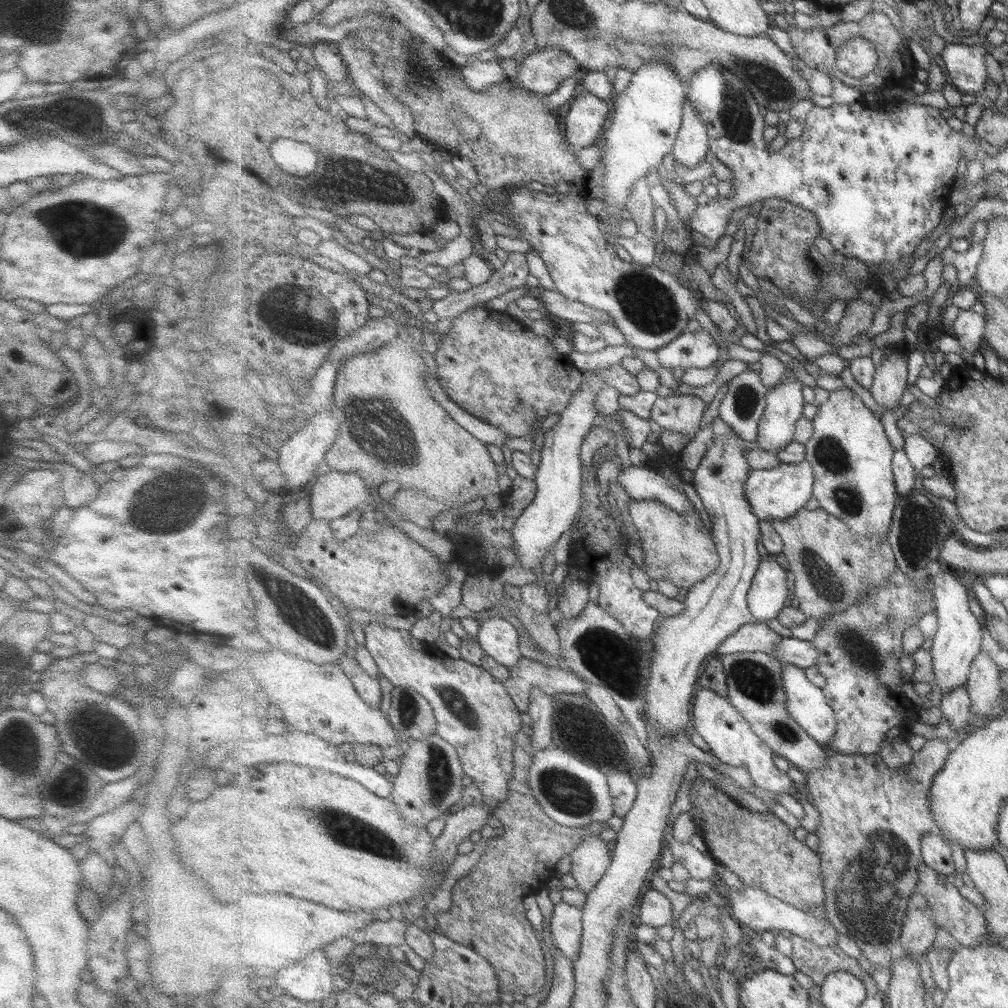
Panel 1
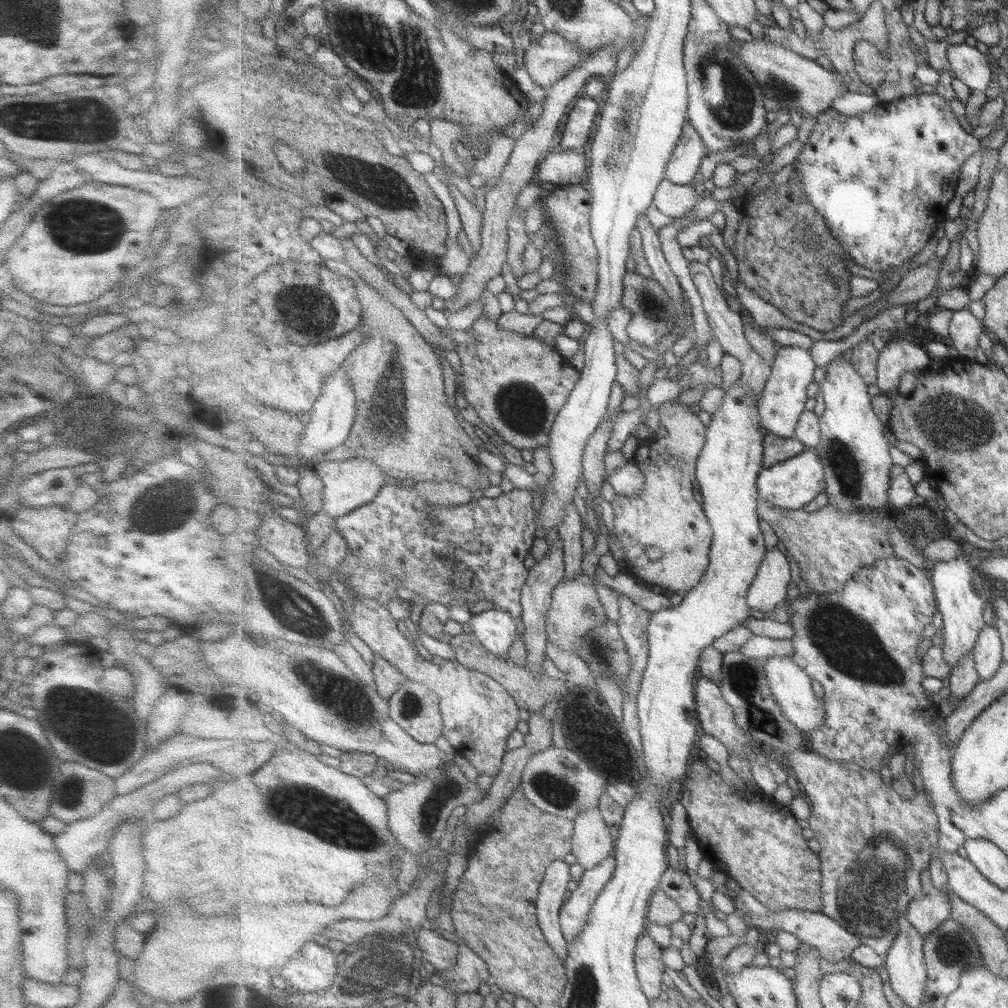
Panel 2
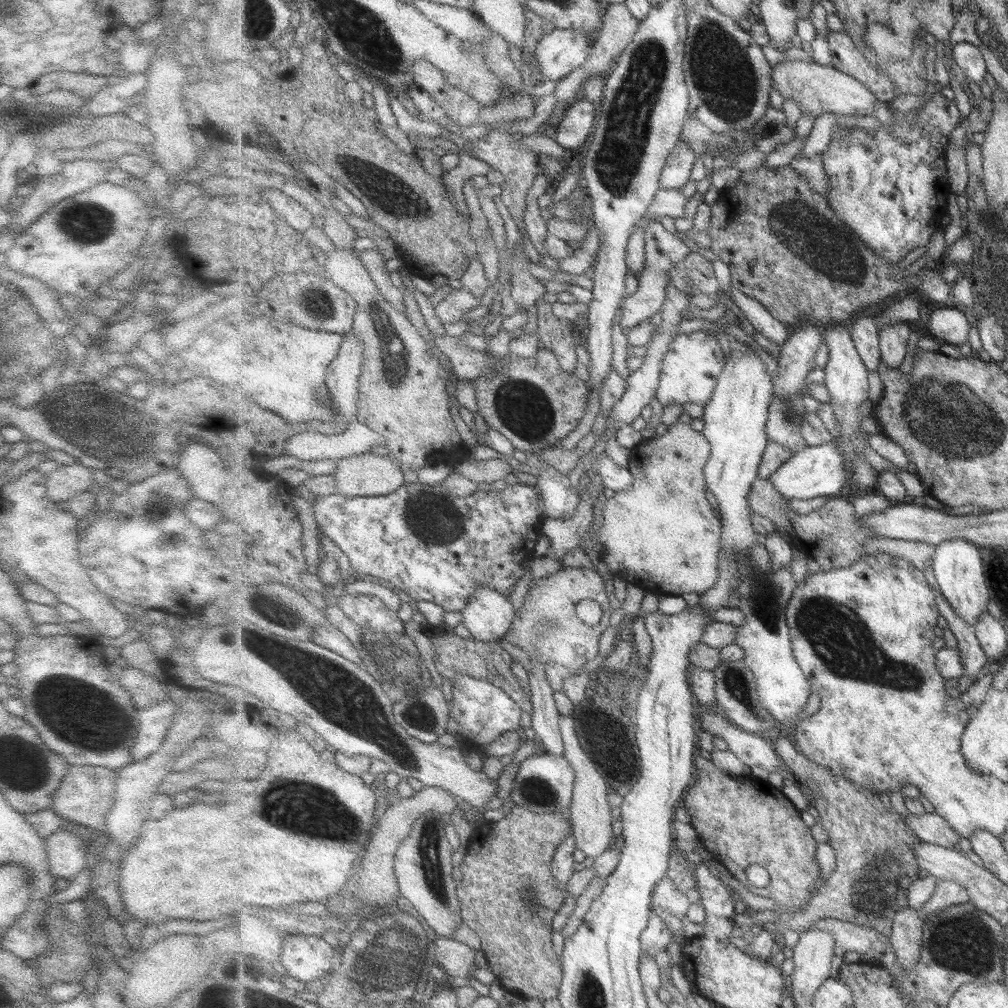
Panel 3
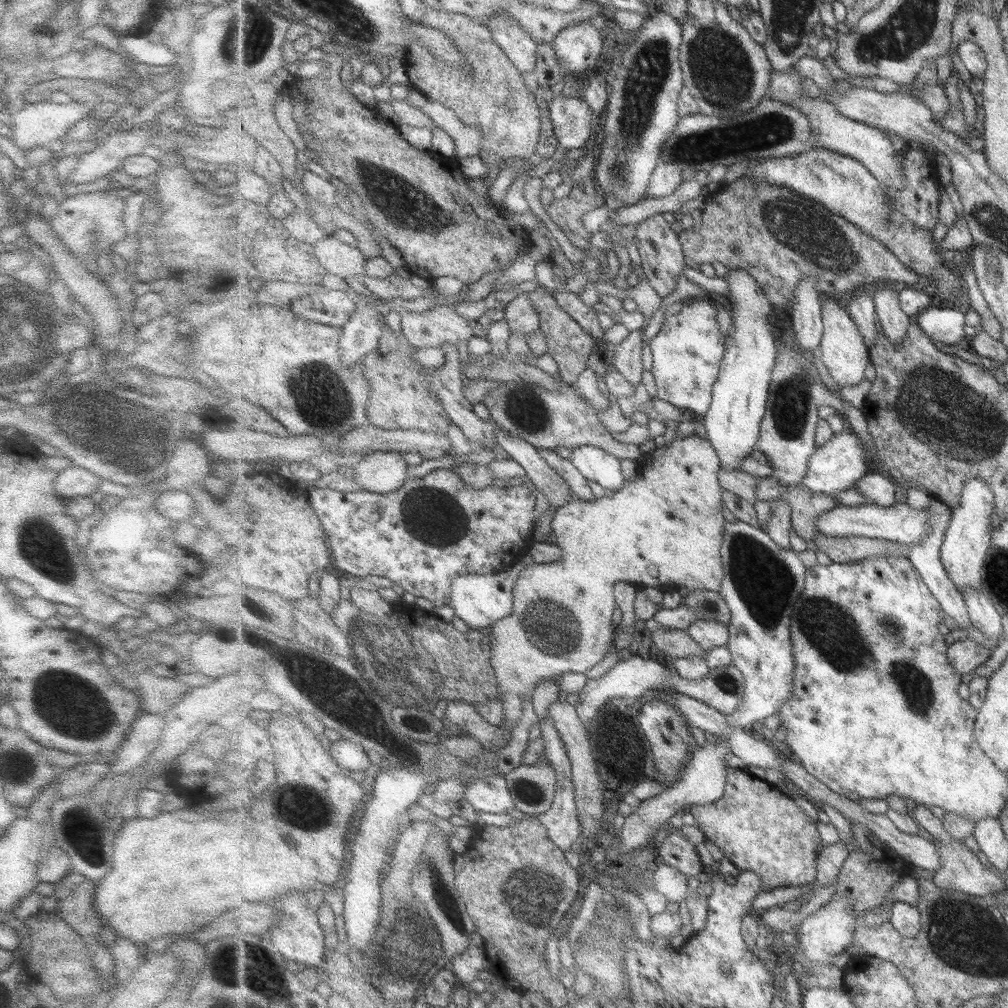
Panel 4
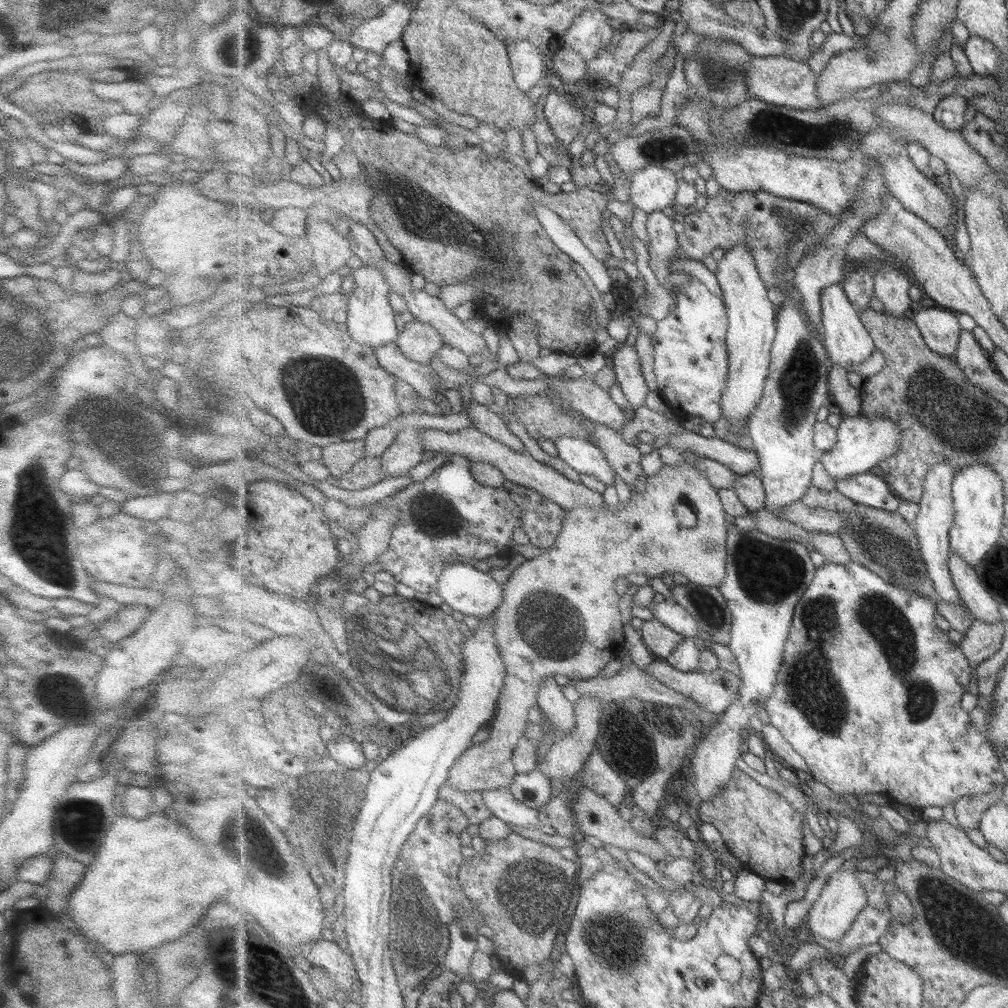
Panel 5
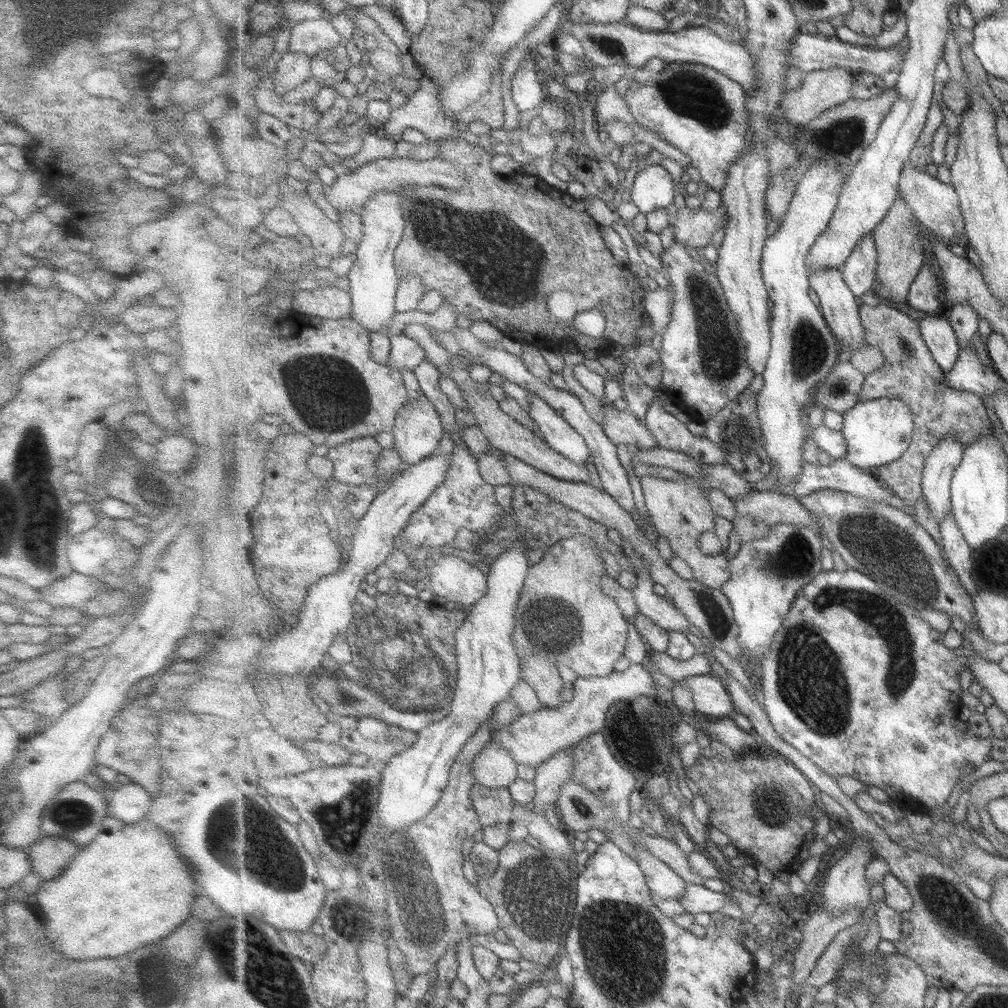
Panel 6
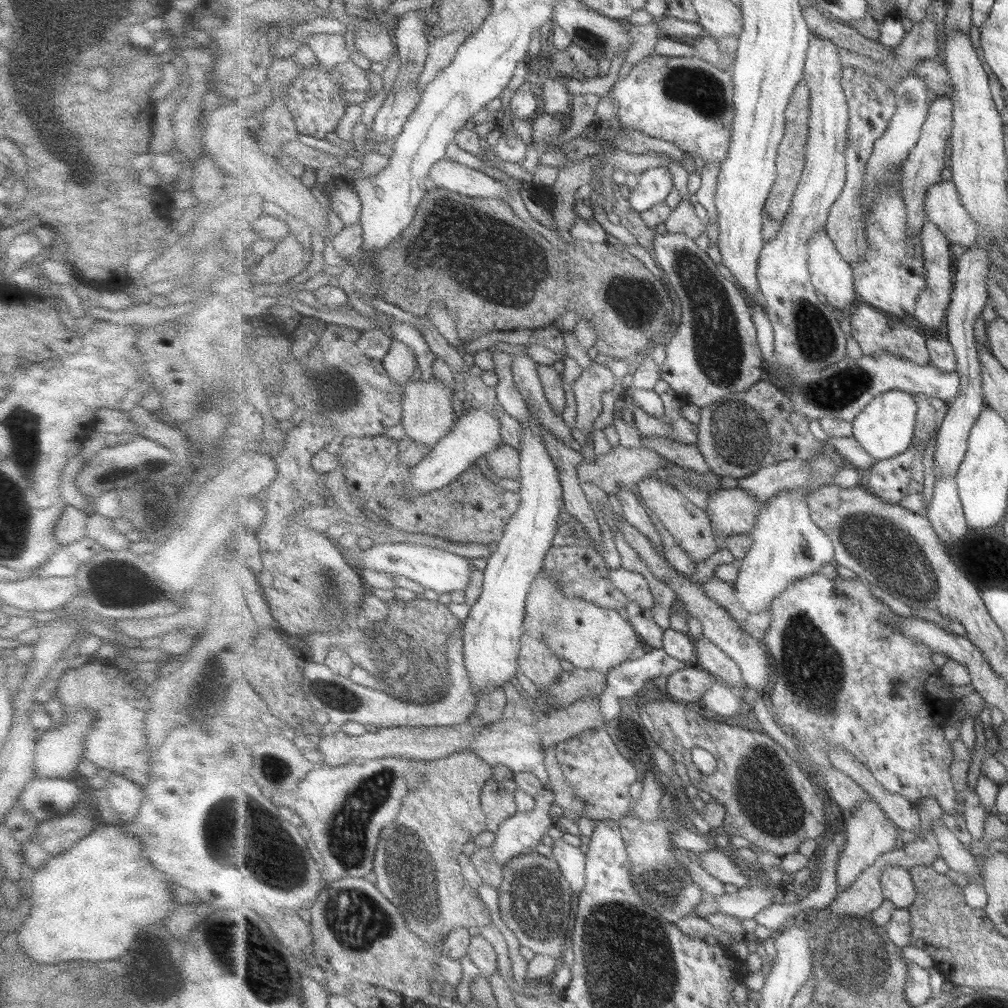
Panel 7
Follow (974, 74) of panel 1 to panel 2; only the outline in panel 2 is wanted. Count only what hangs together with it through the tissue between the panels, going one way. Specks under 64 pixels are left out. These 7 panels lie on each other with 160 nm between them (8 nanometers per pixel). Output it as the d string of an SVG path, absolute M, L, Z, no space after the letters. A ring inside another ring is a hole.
M963 42L950 45L947 48L947 58L955 73L955 78L970 89L987 92L987 88L991 84L993 70L987 62L986 54Z

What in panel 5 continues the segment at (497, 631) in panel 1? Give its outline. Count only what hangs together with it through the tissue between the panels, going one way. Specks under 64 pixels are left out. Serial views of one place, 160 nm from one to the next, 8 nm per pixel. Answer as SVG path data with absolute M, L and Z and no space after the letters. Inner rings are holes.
M455 563L444 568L437 593L451 609L481 618L493 614L503 603L504 585L492 578L483 566Z

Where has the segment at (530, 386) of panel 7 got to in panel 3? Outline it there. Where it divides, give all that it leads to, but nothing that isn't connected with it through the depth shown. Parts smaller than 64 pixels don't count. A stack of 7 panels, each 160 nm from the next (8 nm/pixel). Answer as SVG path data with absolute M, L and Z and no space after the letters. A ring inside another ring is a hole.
M586 454L582 456L582 463L585 472L589 470L596 472L601 477L603 486L615 493L620 494L633 484L635 474L631 469L615 464L609 456L601 455L594 459Z

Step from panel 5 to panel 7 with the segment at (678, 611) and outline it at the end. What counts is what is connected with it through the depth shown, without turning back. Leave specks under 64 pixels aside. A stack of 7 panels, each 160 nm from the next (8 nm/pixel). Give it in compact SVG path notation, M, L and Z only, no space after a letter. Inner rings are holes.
M618 567L609 570L608 576L617 588L627 595L629 601L639 603L643 608L652 610L655 600L643 574Z

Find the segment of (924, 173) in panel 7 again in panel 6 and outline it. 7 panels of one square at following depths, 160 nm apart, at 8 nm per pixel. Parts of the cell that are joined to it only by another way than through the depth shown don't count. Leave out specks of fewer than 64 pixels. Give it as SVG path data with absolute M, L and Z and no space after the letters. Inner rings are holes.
M901 194L891 210L888 216L885 216L884 223L879 224L872 232L876 241L879 262L876 279L879 280L879 297L887 302L891 301L905 306L911 286L924 268L925 244L923 244L921 224L917 217L913 216L913 209L901 197Z

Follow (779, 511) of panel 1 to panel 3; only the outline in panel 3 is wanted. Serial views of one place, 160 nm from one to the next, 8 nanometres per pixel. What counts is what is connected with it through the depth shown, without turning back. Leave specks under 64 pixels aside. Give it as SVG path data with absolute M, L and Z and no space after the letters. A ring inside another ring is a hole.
M829 441L801 448L770 477L770 481L786 500L811 500L820 496L828 498L828 496L839 494L847 486L850 475L848 460L844 452L840 451L832 441Z

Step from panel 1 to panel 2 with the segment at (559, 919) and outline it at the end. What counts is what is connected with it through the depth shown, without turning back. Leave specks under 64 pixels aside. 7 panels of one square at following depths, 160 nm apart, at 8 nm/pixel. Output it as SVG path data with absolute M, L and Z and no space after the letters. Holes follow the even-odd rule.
M611 858L605 860L600 866L585 870L581 875L578 887L571 892L560 912L560 925L569 943L577 938L589 918L597 897L613 878L615 869L616 861Z

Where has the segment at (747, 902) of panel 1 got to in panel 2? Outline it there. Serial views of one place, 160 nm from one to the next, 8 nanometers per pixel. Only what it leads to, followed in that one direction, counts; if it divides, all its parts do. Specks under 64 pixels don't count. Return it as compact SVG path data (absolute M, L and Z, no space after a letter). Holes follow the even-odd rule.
M769 910L770 916L760 917L750 913L752 925L755 928L764 928L769 933L775 933L778 930L784 930L793 934L800 943L820 950L822 958L829 962L839 962L845 960L853 954L853 950L857 946L861 946L862 942L846 928L843 928L833 917L827 916L821 912L801 911L801 910L780 910L780 912L772 912Z

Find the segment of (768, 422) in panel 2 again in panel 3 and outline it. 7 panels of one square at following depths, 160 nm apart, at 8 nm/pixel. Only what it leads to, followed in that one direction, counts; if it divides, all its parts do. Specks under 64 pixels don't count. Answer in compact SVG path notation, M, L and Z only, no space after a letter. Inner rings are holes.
M813 321L803 322L793 327L790 337L776 359L779 370L774 376L774 394L782 399L794 397L801 392L803 380L815 370L815 354L820 351L824 343L824 329Z

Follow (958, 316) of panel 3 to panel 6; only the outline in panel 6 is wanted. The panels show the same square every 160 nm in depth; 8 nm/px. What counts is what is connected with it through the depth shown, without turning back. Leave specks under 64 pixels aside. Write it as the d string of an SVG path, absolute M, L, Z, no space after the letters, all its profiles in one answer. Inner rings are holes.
M946 313L927 315L920 320L920 329L924 342L928 344L937 364L945 370L945 373L950 372L962 350L952 321L948 319Z

